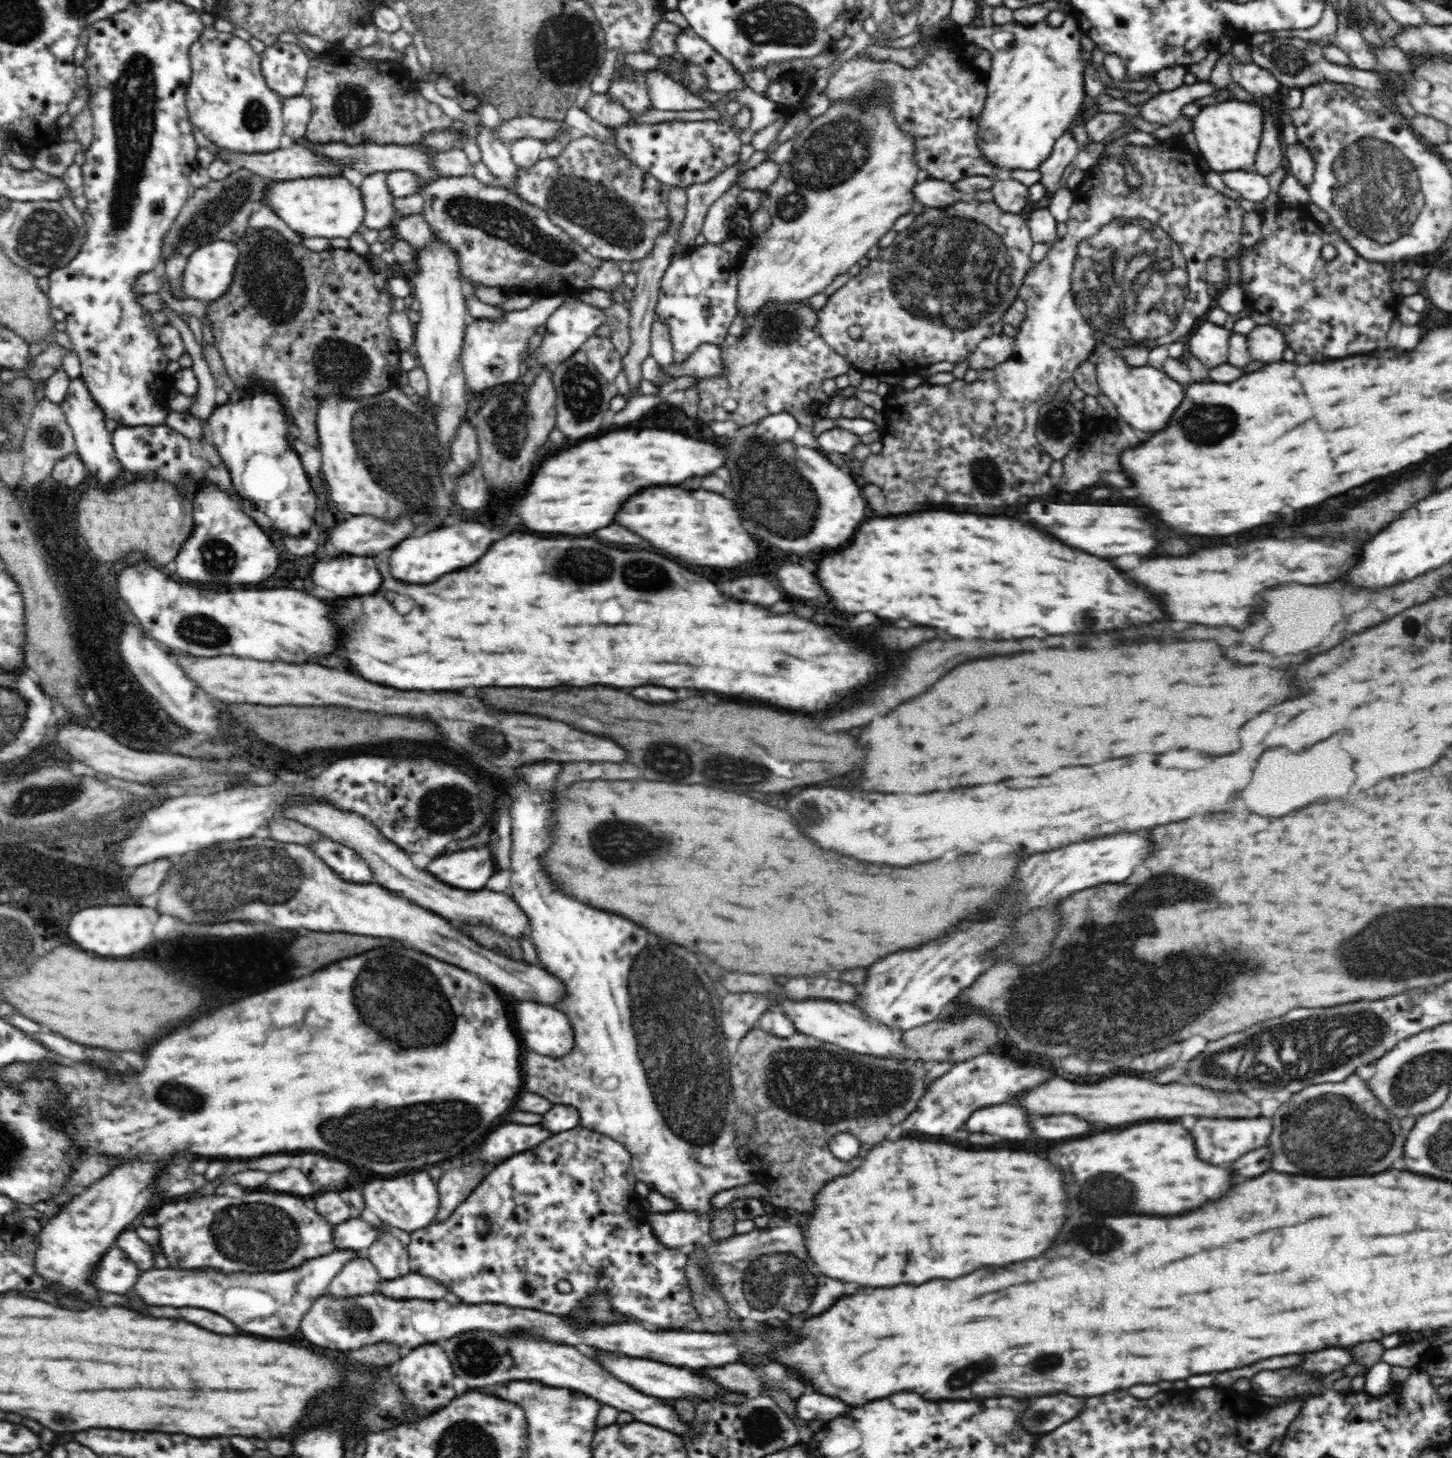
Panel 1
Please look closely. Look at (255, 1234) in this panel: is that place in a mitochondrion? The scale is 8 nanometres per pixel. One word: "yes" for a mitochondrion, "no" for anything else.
yes

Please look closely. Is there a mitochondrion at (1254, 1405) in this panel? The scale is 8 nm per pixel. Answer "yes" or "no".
no

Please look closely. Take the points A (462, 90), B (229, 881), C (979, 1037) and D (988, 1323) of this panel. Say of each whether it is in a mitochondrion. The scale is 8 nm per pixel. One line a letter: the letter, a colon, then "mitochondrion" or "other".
A: other
B: mitochondrion
C: mitochondrion
D: other

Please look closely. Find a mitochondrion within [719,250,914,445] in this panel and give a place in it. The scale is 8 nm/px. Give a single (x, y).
(779, 327)

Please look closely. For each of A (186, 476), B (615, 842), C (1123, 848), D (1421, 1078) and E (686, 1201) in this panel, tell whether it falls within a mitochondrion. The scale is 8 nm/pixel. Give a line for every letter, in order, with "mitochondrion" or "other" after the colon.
A: mitochondrion
B: mitochondrion
C: other
D: mitochondrion
E: other

